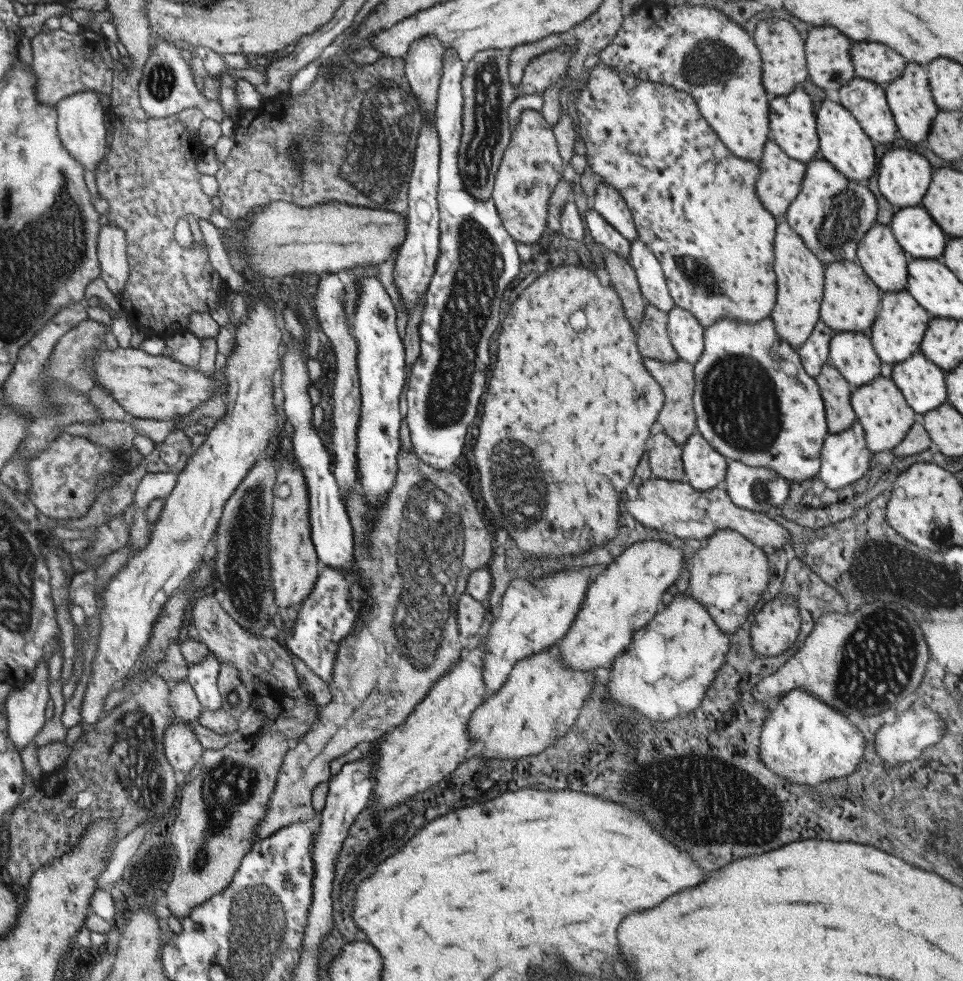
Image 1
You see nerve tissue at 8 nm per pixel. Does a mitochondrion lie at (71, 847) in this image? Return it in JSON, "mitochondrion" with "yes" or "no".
{"mitochondrion":"no"}

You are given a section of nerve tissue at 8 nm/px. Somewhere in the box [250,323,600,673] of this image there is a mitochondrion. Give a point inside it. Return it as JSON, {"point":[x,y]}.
{"point":[513,479]}

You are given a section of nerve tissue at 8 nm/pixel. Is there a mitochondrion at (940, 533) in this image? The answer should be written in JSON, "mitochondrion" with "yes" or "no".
{"mitochondrion":"yes"}

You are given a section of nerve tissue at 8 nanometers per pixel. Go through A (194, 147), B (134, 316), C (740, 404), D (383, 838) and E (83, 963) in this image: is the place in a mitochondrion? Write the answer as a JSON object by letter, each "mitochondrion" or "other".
{"A":"other","B":"other","C":"mitochondrion","D":"other","E":"other"}

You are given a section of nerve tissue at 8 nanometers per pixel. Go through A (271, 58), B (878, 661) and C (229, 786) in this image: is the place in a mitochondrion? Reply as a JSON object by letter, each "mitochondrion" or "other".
{"A":"other","B":"mitochondrion","C":"mitochondrion"}

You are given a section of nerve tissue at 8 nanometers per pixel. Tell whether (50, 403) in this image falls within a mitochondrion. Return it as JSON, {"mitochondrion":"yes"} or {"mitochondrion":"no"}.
{"mitochondrion":"yes"}

